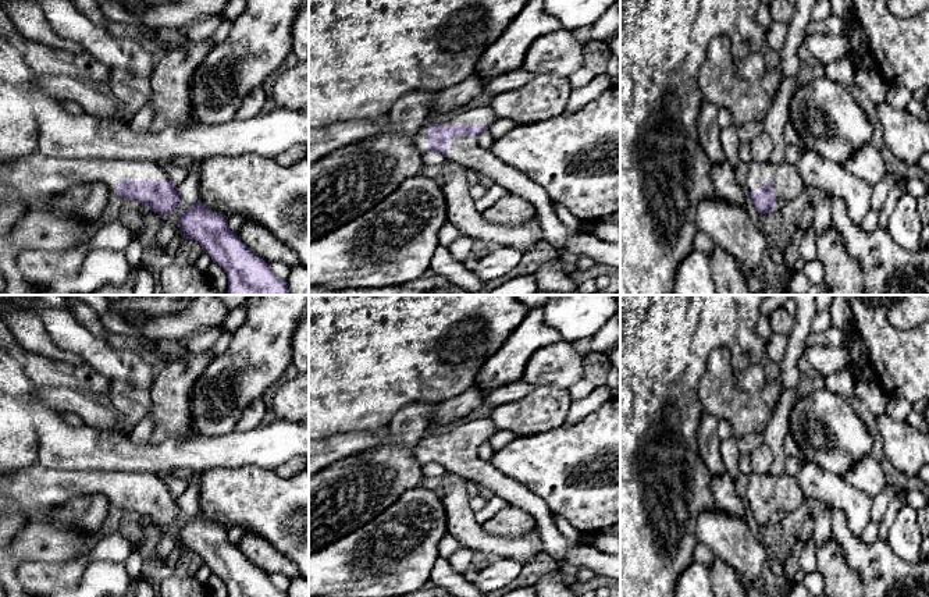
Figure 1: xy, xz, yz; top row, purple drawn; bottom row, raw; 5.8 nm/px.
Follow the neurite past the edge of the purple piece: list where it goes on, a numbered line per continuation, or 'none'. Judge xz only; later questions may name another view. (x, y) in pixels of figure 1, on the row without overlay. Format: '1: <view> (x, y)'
1: xz (481, 427)

